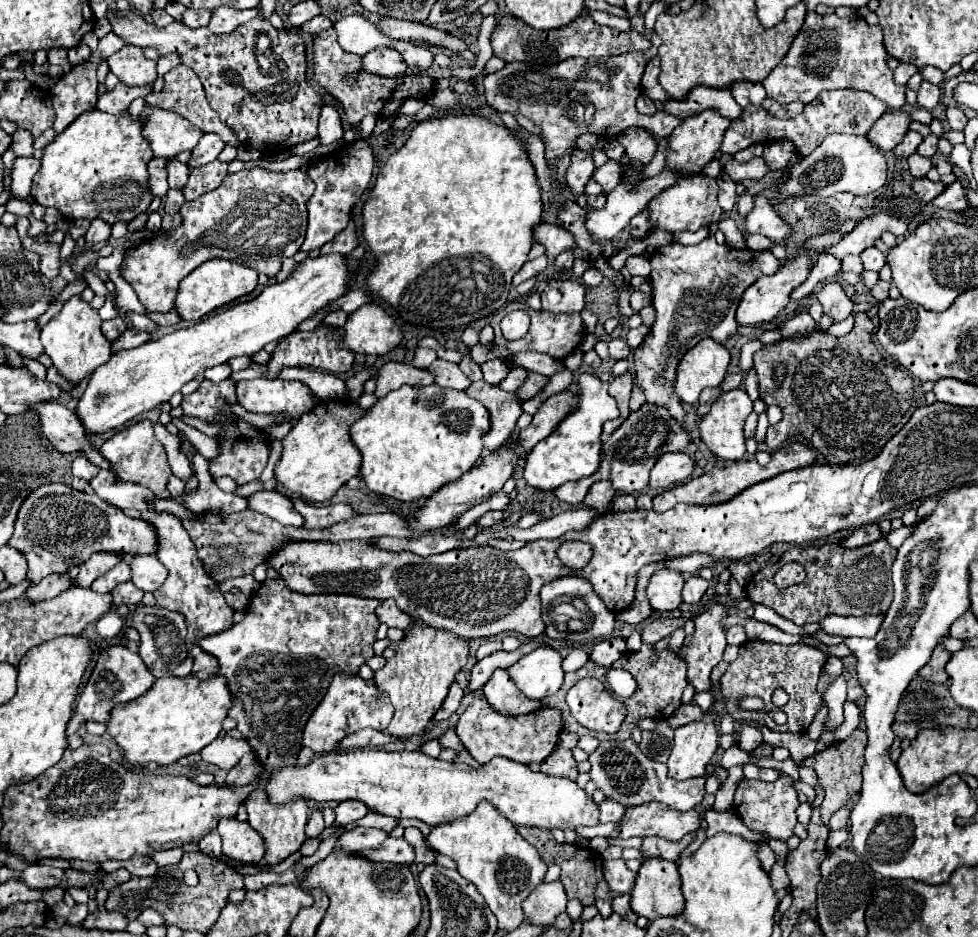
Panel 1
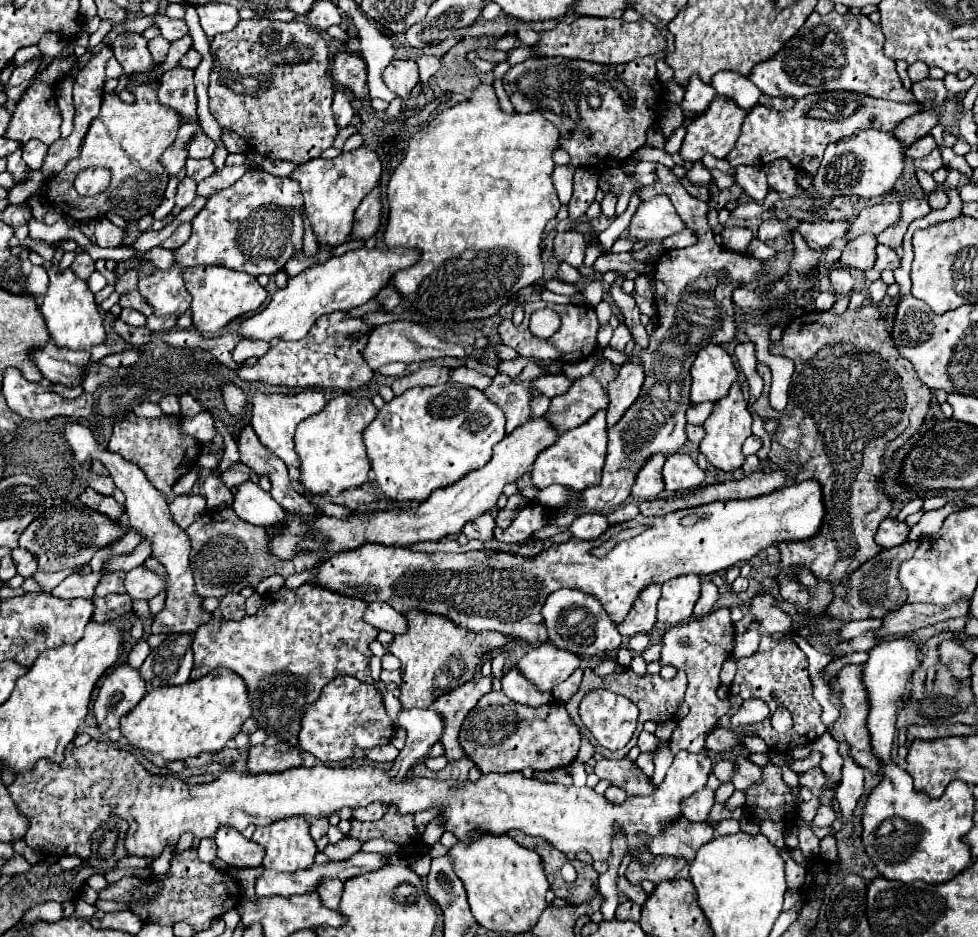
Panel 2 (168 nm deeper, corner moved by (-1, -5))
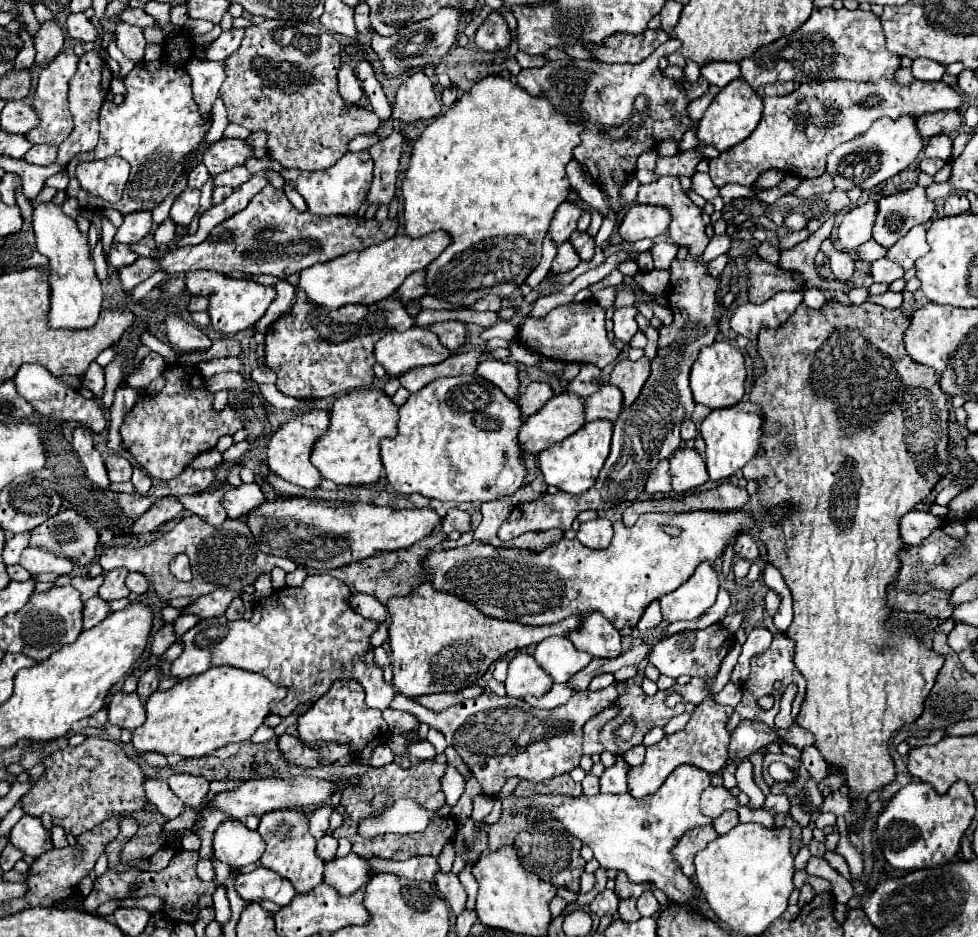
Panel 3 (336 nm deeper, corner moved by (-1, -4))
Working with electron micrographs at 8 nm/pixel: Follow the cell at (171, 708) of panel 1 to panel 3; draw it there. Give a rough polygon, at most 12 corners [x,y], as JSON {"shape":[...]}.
{"shape":[[232,666],[152,692],[138,752],[250,740],[286,688]]}

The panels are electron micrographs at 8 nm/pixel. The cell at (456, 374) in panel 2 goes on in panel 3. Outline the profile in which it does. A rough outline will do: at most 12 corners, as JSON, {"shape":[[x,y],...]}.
{"shape":[[484,360],[474,374],[500,388],[508,398],[518,392],[518,368]]}

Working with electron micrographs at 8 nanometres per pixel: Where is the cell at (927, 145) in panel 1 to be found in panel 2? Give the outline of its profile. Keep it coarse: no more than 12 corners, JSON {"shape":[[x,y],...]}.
{"shape":[[940,149],[916,159],[916,169],[934,173],[944,167]]}

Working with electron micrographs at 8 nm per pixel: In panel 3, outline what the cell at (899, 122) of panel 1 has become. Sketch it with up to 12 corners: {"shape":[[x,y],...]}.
{"shape":[[956,110],[924,114],[916,128],[924,140],[954,132],[960,126]]}

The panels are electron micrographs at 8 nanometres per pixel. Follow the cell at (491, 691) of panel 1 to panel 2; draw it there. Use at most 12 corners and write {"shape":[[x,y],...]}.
{"shape":[[520,669],[502,677],[502,691],[522,705],[544,705],[550,693],[540,693]]}

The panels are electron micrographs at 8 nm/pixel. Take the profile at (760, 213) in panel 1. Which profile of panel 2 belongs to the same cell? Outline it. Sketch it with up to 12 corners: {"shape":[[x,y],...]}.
{"shape":[[850,221],[800,223],[796,227],[808,241],[828,247],[844,239]]}

